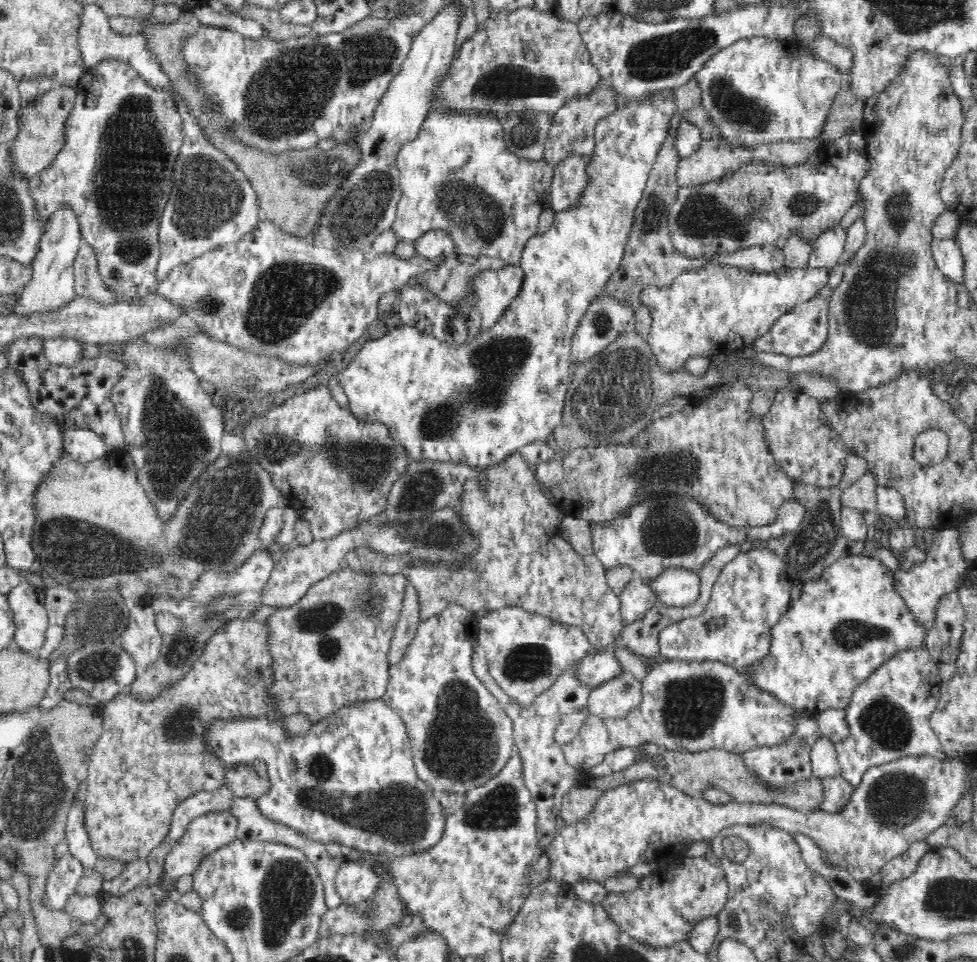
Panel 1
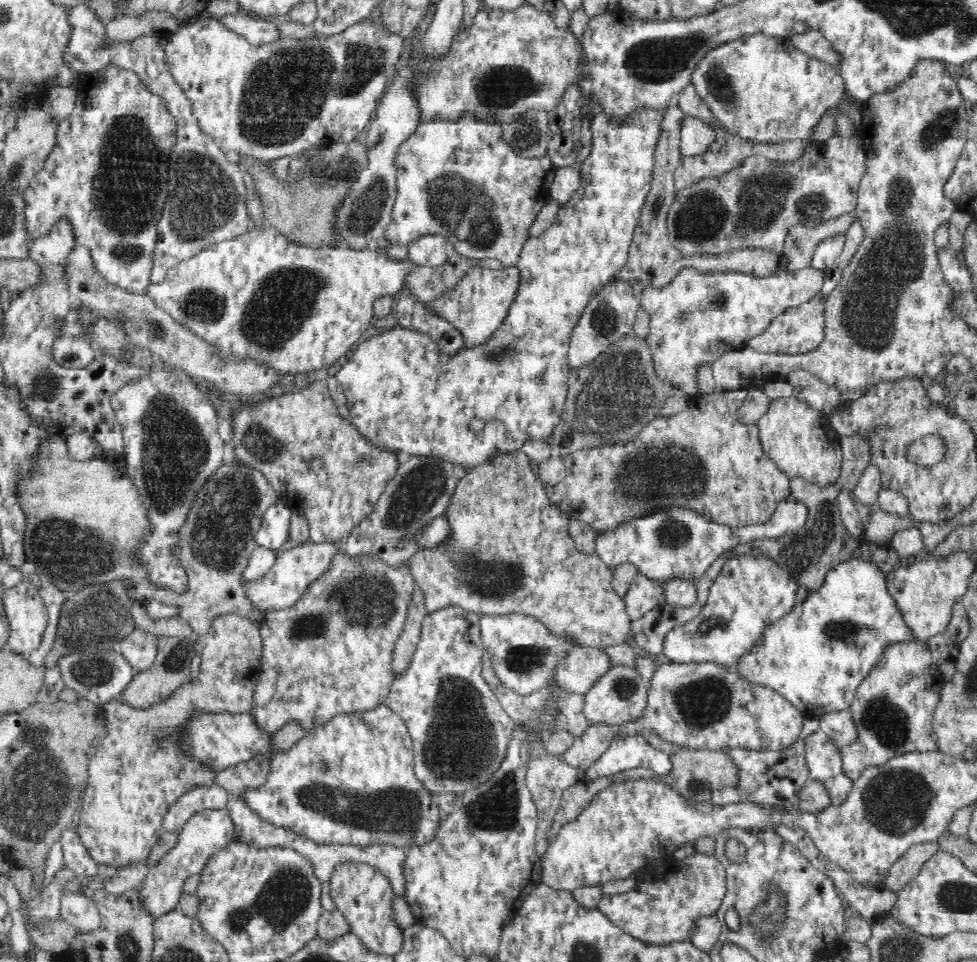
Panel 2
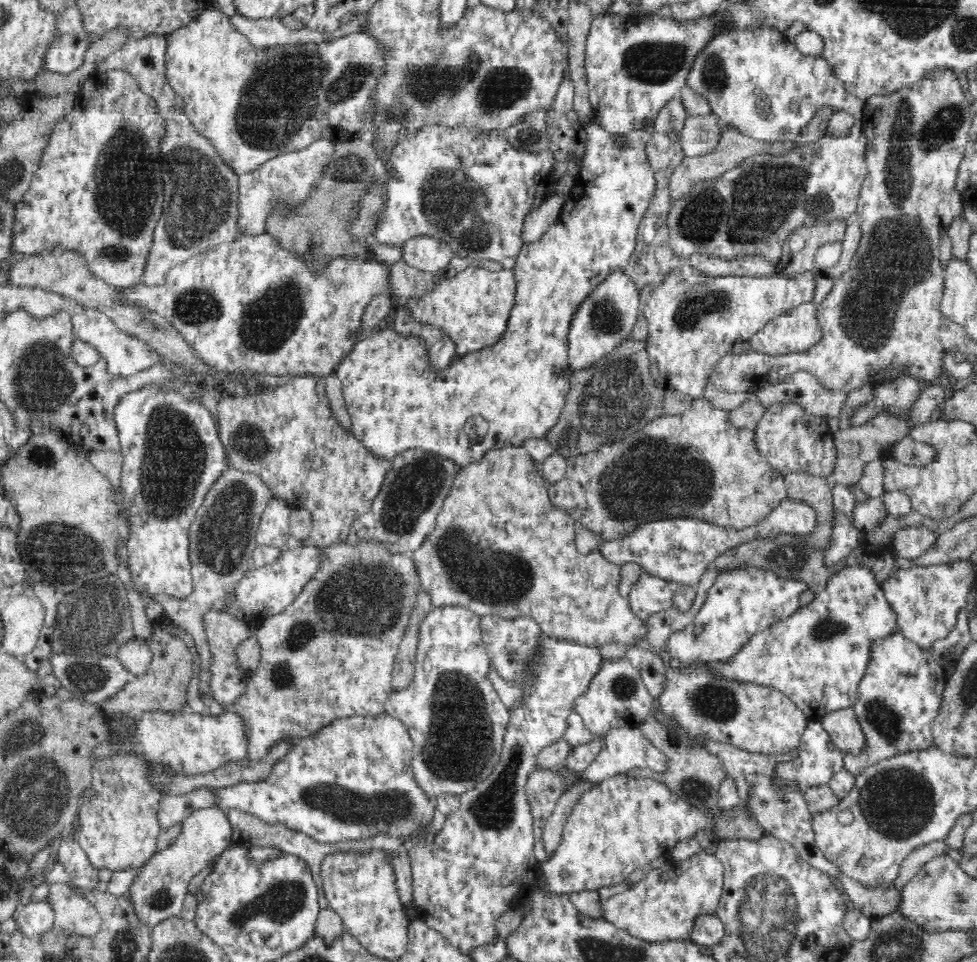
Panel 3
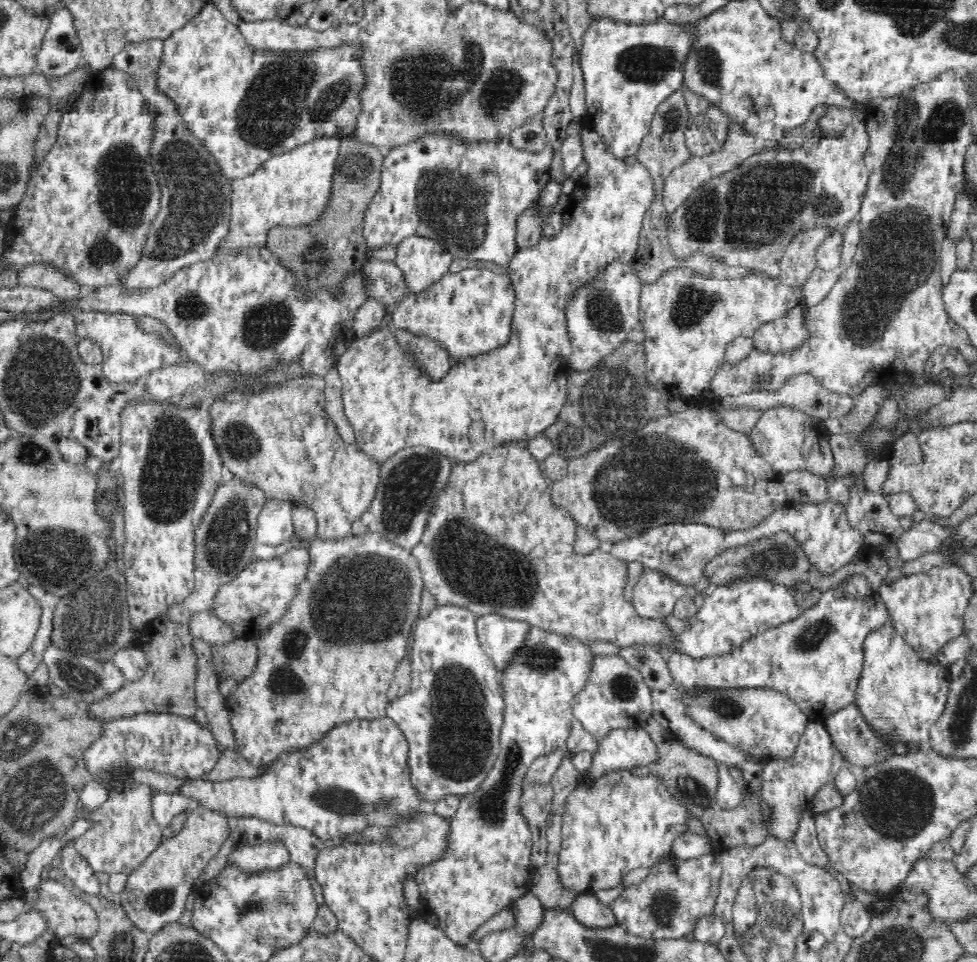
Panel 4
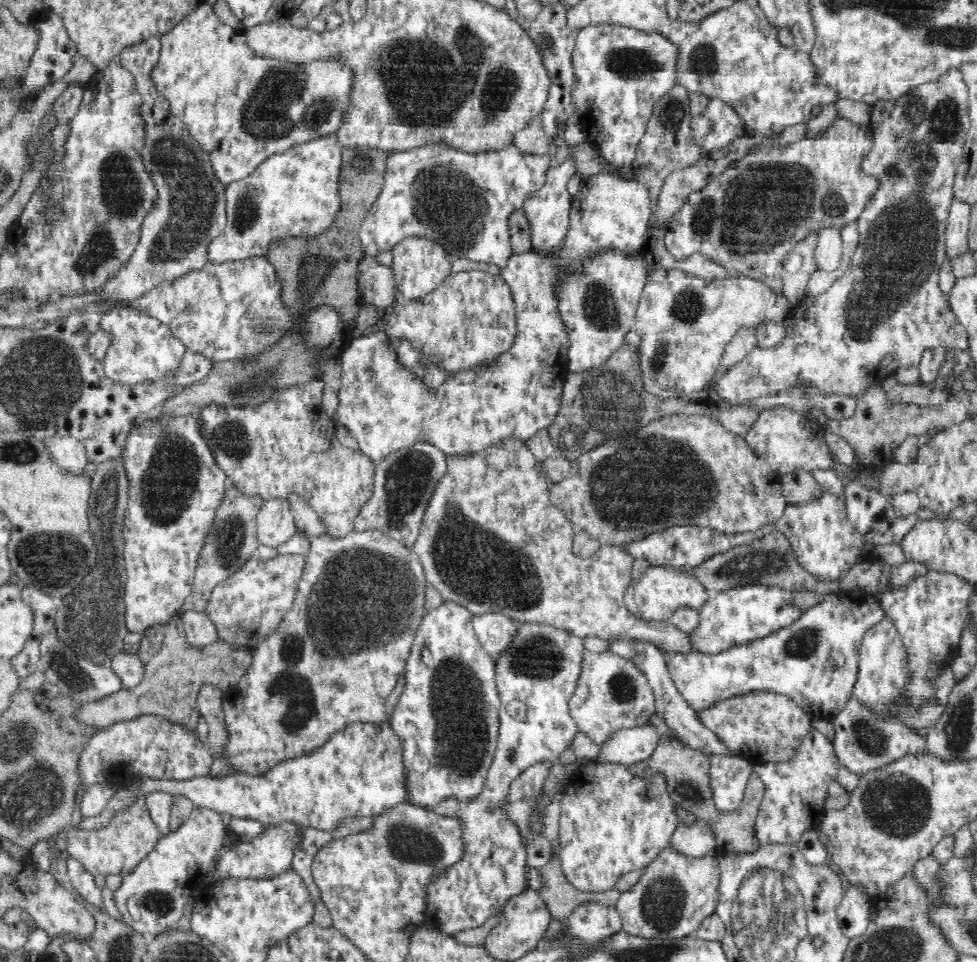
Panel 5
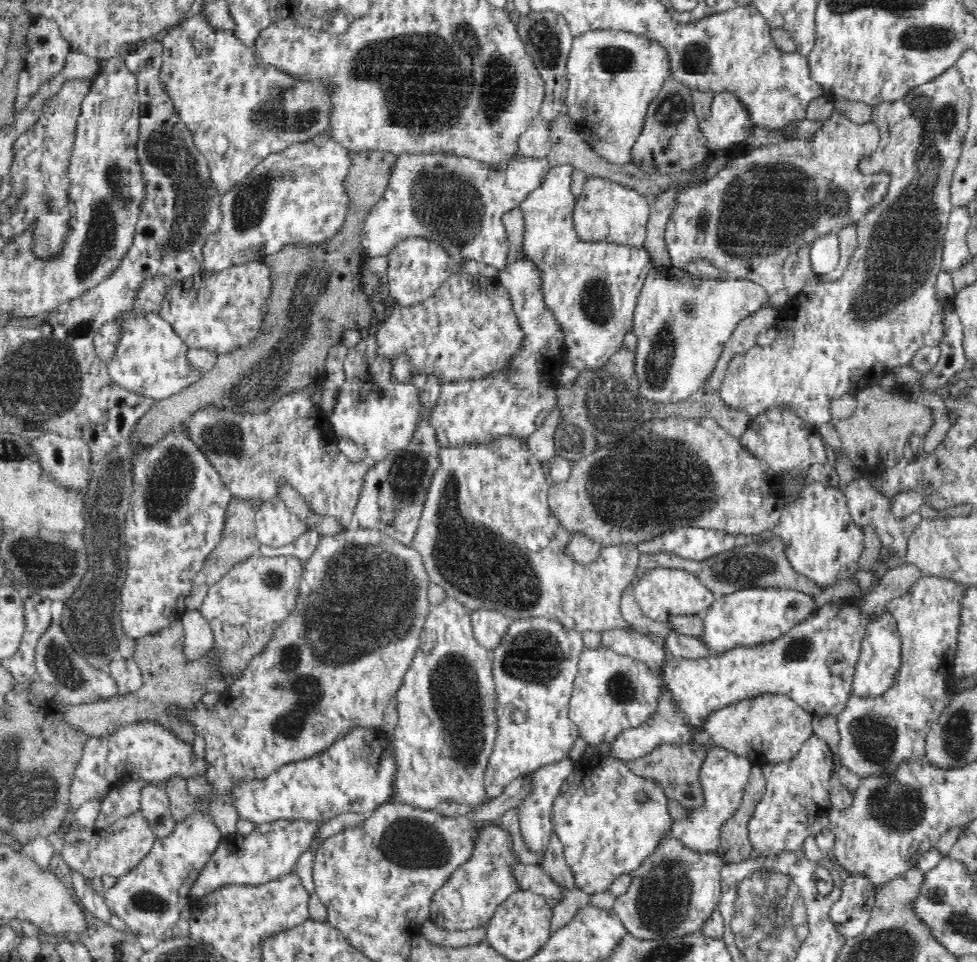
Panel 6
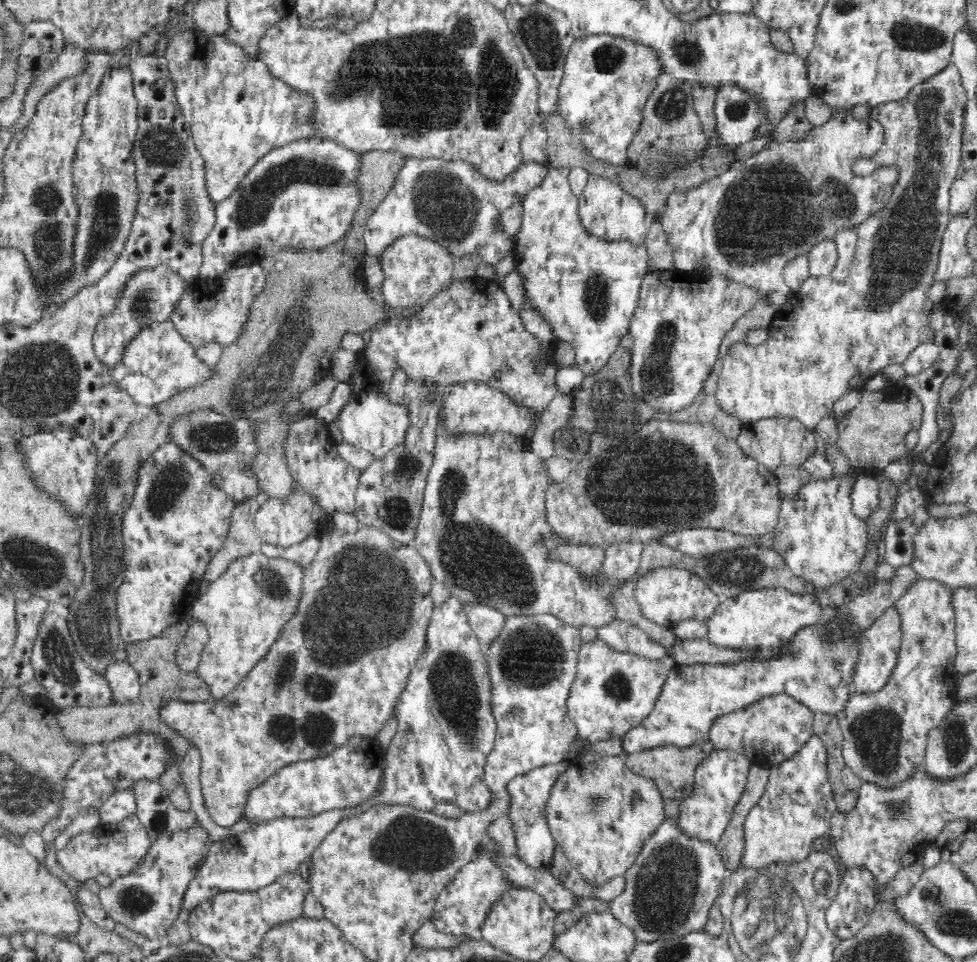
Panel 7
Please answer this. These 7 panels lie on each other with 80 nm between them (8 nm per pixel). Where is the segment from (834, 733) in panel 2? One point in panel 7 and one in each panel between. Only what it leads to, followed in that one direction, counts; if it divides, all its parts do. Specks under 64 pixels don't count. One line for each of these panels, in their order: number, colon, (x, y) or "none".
3: (844, 728)
4: (861, 746)
5: (865, 741)
6: (878, 734)
7: (885, 733)

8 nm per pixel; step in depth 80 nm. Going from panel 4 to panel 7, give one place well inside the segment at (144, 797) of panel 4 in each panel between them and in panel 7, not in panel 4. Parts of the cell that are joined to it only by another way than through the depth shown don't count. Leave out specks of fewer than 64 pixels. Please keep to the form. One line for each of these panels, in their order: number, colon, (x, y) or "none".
5: (117, 849)
6: (116, 850)
7: (115, 850)

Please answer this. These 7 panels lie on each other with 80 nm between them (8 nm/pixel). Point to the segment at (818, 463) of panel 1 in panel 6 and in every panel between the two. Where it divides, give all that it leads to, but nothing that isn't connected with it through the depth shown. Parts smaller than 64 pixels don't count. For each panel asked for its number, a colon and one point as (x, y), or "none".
2: (800, 441)
3: (791, 440)
4: (788, 439)
5: (787, 440)
6: (781, 439)

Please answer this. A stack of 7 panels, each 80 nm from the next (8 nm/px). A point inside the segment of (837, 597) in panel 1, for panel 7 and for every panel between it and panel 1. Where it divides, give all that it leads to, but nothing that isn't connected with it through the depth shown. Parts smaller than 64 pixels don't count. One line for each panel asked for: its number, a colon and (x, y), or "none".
2: (816, 656)
3: (817, 657)
4: (816, 659)
5: (814, 661)
6: (814, 664)
7: (694, 697)

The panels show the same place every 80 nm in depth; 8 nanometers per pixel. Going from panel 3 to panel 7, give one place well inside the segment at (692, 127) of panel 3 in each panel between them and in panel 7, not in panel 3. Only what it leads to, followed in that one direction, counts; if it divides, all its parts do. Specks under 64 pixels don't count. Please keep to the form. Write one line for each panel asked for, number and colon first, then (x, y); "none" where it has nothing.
4: (707, 132)
5: (720, 124)
6: (729, 124)
7: (739, 113)

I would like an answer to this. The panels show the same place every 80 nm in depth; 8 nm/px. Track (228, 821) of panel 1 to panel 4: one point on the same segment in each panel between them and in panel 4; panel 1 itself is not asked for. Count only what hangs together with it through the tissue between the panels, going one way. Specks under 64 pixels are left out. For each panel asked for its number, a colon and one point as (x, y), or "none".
2: (208, 831)
3: (160, 886)
4: (155, 894)

